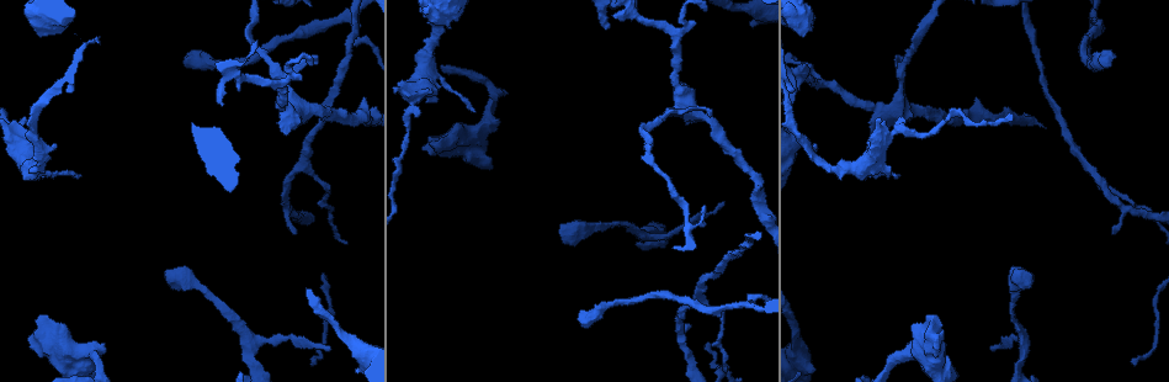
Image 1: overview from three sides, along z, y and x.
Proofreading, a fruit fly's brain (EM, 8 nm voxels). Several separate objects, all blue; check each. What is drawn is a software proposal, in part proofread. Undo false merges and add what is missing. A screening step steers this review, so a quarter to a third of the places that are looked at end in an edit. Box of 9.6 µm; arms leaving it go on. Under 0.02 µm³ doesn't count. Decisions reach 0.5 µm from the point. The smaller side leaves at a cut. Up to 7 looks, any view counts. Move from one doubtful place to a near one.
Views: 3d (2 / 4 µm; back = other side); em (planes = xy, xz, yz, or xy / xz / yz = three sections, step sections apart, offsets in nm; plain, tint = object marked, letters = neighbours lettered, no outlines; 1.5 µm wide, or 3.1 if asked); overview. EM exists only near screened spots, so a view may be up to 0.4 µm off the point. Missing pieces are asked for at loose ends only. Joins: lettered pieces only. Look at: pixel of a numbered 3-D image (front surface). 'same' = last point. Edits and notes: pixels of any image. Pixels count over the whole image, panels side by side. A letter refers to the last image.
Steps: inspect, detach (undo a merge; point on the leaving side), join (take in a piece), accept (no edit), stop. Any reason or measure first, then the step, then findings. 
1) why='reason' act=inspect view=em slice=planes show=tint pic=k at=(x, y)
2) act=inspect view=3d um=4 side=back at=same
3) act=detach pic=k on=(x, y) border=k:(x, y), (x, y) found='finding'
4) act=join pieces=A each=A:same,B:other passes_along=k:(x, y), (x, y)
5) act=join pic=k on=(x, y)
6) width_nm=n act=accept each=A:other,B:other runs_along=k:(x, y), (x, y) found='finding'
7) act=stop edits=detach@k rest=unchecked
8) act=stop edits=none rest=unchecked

why='side arm on a straight run' act=inspect view=em slice=planes show=letters pic=1 at=(746, 307)

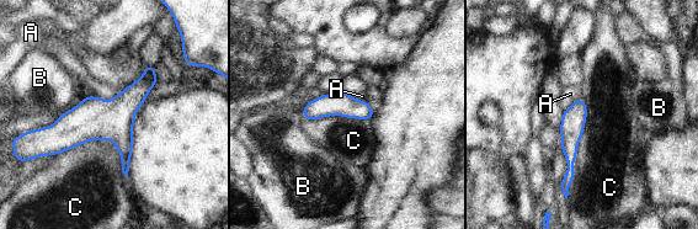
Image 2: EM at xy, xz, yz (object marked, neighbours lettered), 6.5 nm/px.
longest_contact=C:650nm act=accept each=A:other,B:other,C:other found='one neuron here'

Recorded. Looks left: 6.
why='free end' act=inspect view=3d um=4 pic=1 at=(604, 29)

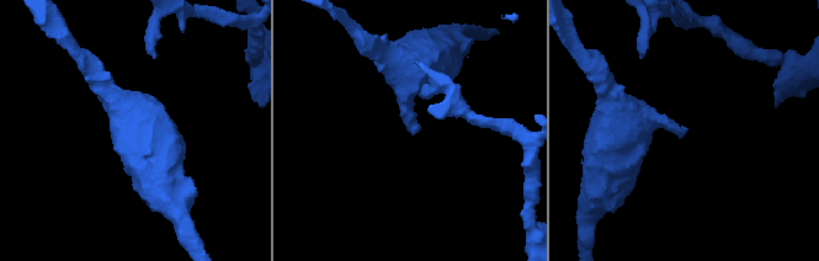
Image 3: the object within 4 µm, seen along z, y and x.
why='shape alone is not enough' act=inspect view=em slice=planes show=letters pic=3 at=(687, 128)

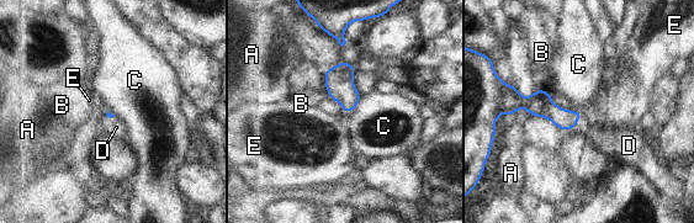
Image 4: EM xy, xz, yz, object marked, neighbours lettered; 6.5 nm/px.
act=join pic=4 on=(603, 141) each=A:other,B:other,C:other,D:same,E:other passes_along=4:(542, 106), (577, 121), (603, 141) found='the neuron continues'

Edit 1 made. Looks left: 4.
why='sudden change in width' act=inspect view=em slice=yz step=4 show=tint pic=1 at=(597, 227)

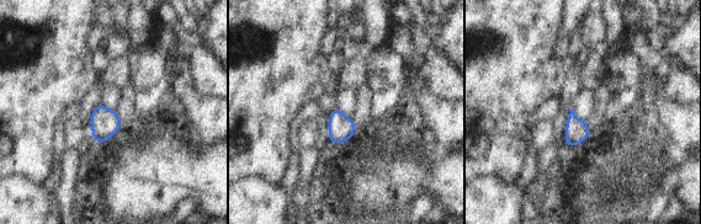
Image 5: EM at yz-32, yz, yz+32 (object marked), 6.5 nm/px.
act=inspect view=em slice=xy step=8 show=letters at=same

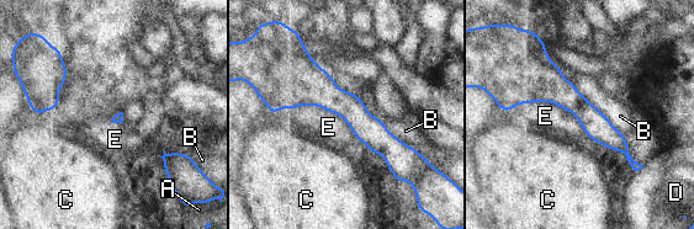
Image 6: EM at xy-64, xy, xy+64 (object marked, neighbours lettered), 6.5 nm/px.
act=accept each=A:other,B:other,C:other,D:other,E:other runs_along=6:(274, 107), (329, 96), (411, 152) found='one neuron here'

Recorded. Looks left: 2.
act=stop edits=join@4 rest=unchecked

